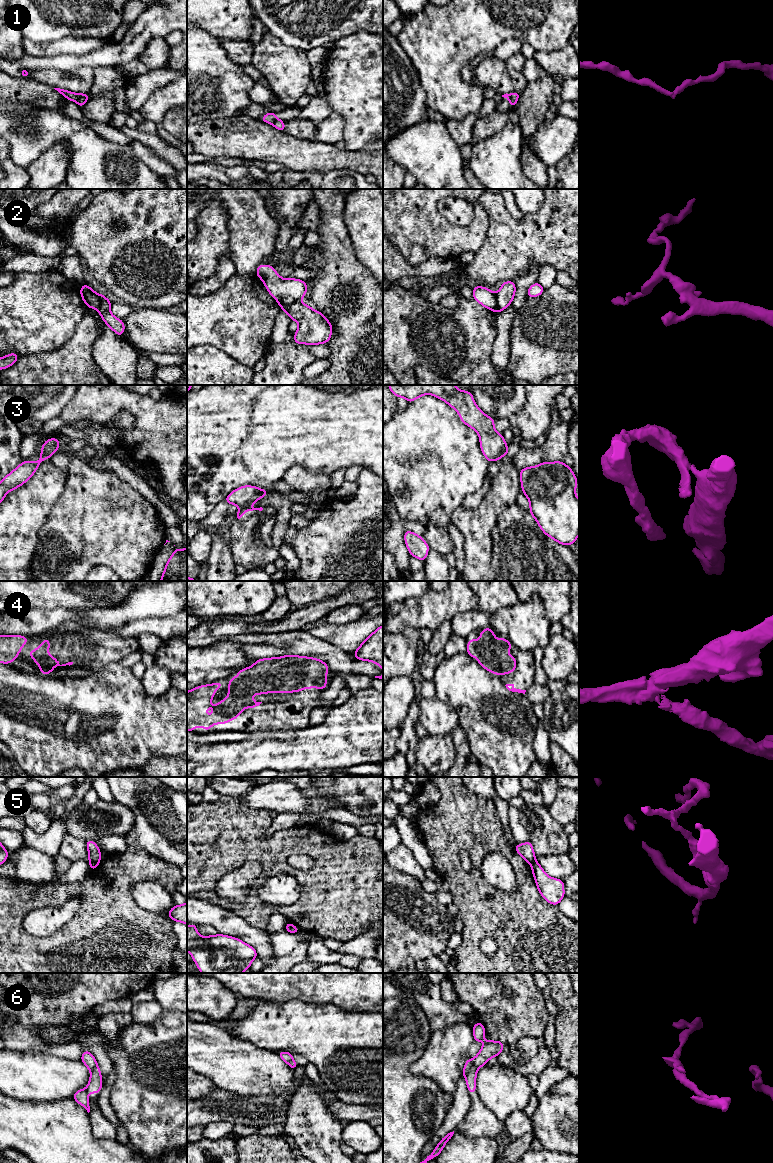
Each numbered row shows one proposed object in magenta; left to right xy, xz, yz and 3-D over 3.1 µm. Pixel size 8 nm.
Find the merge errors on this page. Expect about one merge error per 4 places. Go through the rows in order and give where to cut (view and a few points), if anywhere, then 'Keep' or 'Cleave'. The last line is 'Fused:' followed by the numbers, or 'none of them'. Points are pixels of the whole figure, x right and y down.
1: Split along xy (78, 94), (76, 101). Cleave
2: Split along xy (94, 292), (98, 298), (99, 309). Cleave
3: Split along xz (248, 505), (240, 509). Cleave
4: No split. Keep
5: Split along yz (535, 859), (530, 864). Cleave
6: Split along yz (473, 1060), (472, 1066), (464, 1076). Cleave
Fused: 1, 2, 3, 5, 6

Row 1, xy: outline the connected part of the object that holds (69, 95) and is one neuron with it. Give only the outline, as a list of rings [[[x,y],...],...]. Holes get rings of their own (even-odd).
[[[54,88],[54,89],[57,90],[63,96],[65,96],[67,100],[77,102],[78,94],[73,93],[71,91],[68,91],[68,90],[60,89],[60,88]]]

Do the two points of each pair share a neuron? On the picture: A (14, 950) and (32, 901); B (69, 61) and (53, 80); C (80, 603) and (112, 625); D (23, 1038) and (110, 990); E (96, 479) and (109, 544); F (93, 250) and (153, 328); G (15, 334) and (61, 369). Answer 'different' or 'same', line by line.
A: same
B: different
C: different
D: same
E: same
F: different
G: different

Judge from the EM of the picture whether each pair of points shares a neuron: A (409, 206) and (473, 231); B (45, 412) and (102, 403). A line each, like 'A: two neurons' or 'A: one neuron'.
A: one neuron
B: two neurons

